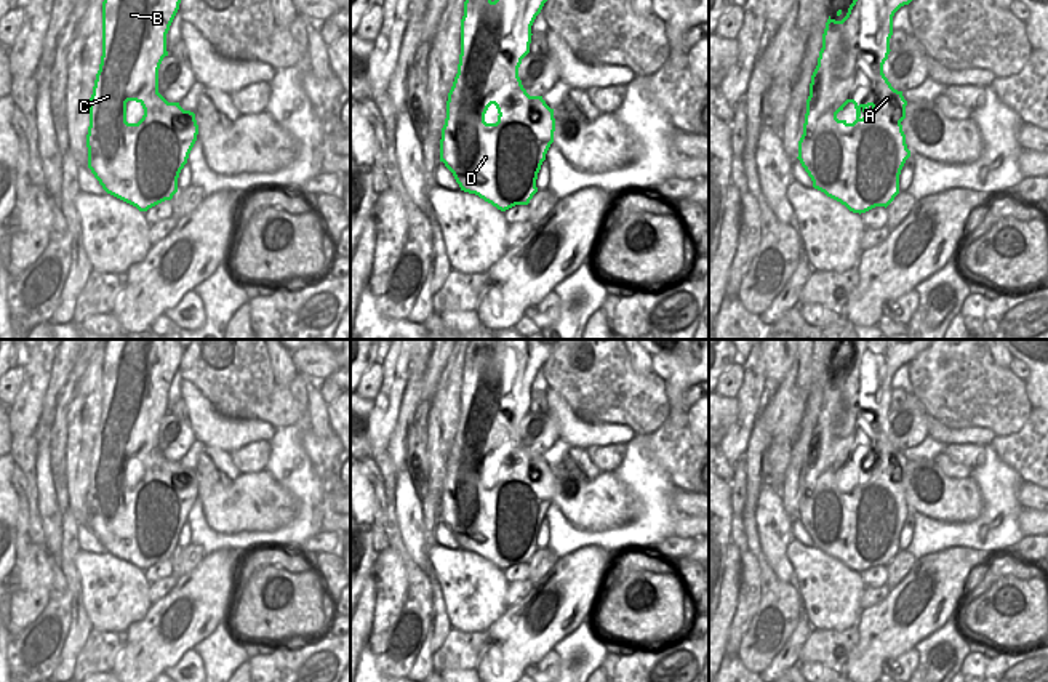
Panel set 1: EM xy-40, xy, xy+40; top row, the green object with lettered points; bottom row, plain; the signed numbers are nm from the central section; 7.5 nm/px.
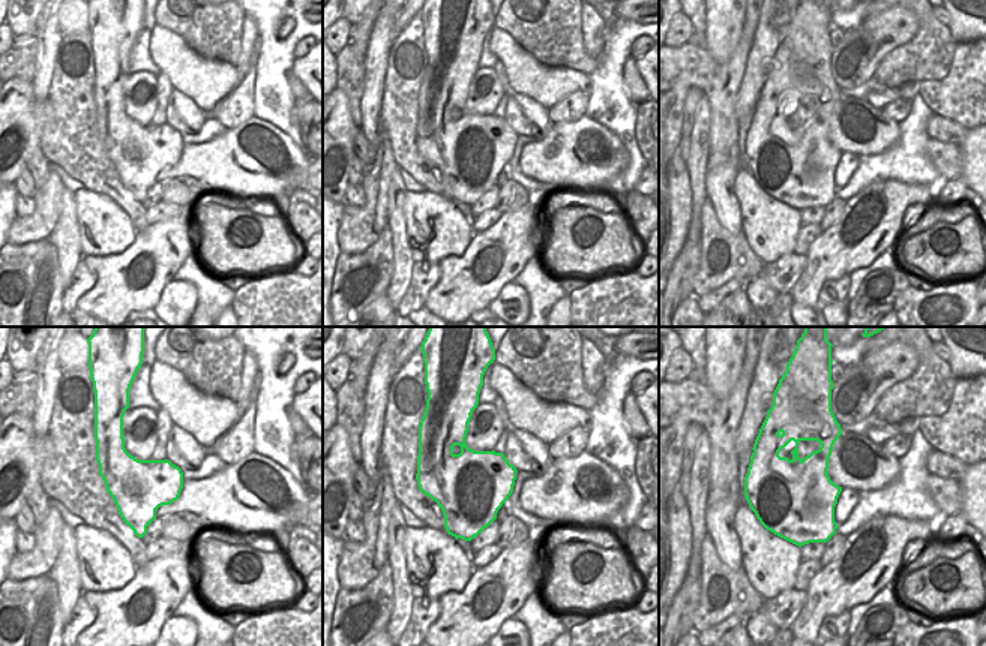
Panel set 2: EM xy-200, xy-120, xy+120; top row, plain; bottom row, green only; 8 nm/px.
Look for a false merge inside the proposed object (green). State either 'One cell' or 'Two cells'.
One cell.

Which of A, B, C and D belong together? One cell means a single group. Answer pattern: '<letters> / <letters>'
A B C D

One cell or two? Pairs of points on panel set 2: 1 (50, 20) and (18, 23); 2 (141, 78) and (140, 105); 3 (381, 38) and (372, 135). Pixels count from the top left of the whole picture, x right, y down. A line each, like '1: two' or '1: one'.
1: two
2: one
3: one

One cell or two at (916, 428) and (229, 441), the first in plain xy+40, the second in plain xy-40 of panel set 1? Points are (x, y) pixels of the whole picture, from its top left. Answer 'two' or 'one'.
two

